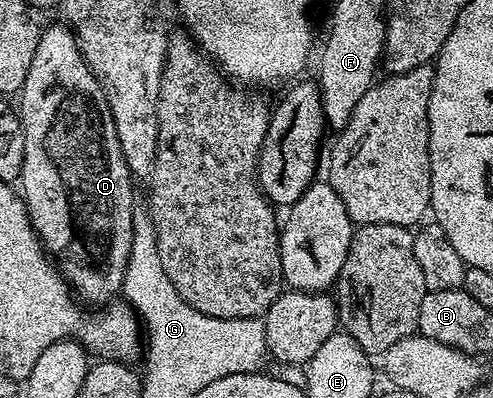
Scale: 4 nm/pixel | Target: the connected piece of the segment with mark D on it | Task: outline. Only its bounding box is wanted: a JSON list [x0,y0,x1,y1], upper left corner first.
[17,23,137,306]

